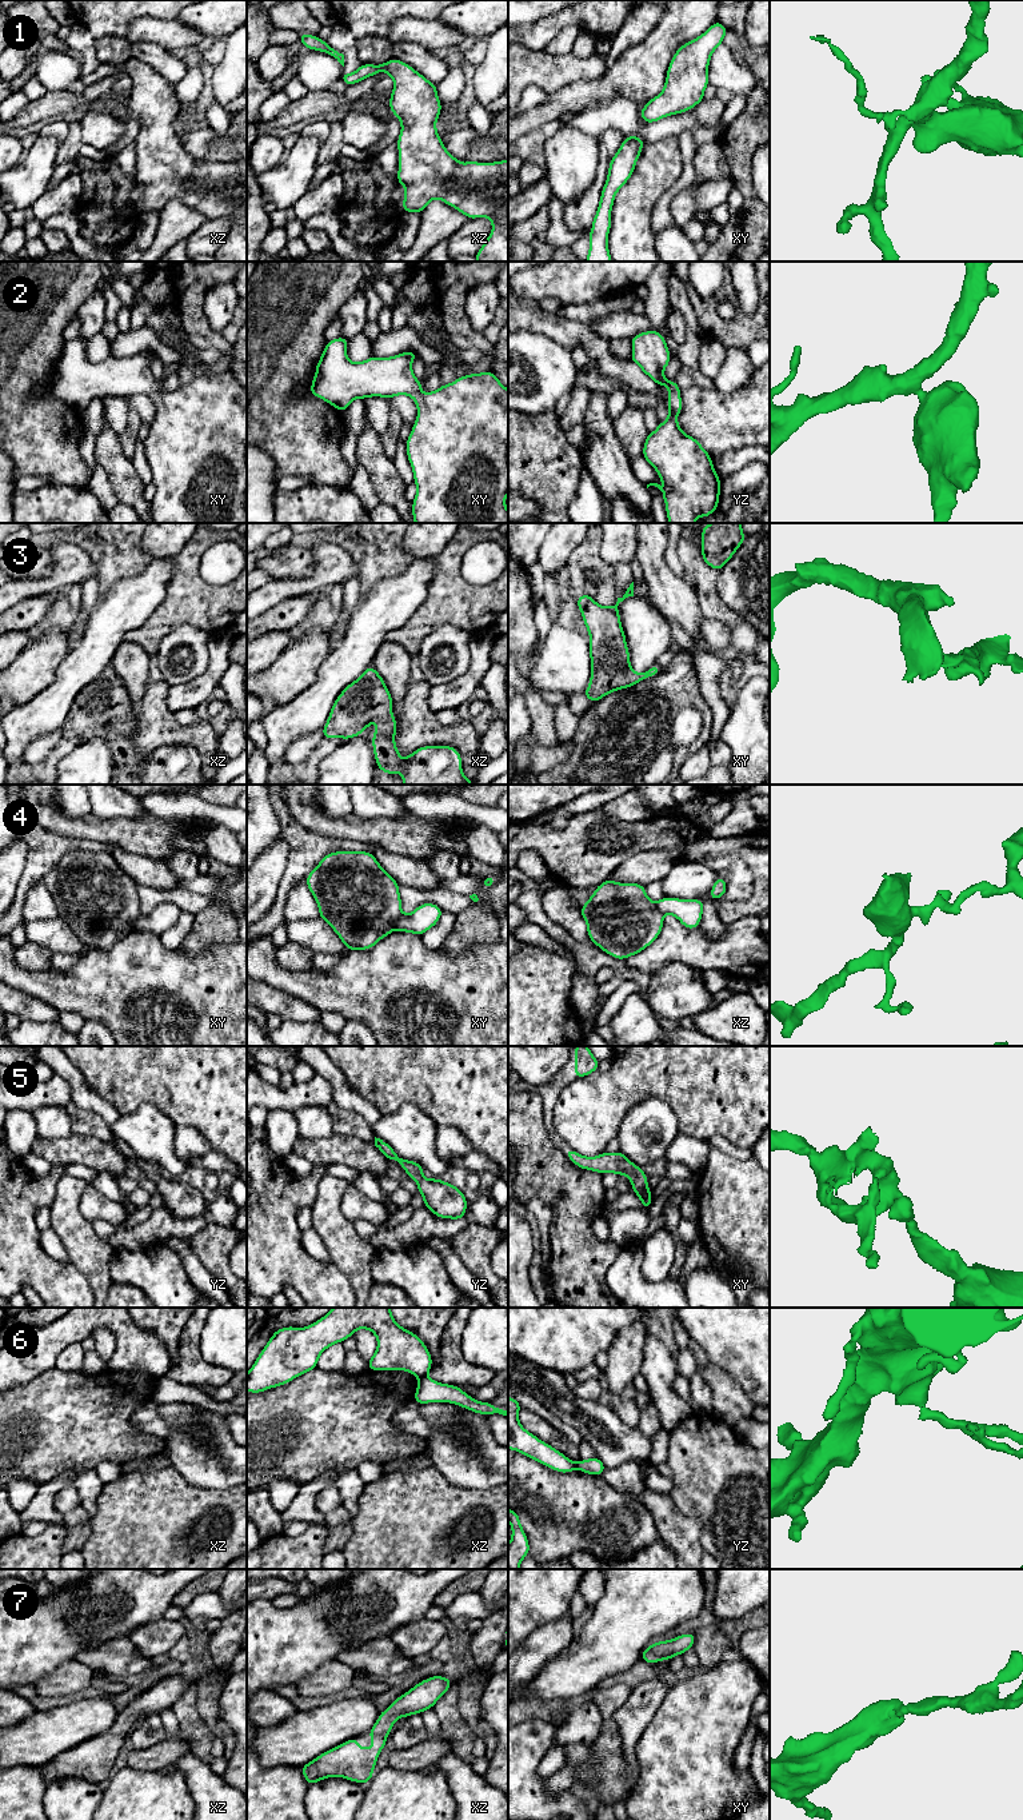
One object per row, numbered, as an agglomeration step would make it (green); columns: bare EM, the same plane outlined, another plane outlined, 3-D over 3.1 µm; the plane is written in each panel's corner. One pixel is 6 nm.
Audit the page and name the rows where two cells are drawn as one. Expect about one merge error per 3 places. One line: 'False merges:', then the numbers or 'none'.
False merges: 4, 6

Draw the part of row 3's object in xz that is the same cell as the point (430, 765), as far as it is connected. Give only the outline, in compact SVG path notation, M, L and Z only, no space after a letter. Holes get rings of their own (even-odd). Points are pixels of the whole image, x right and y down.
M372 667L336 698L323 738L359 737L379 719L372 737L376 766L385 774L401 773L404 785L473 785L461 771L461 755L452 746L423 746L401 761L395 745L393 701L380 674Z

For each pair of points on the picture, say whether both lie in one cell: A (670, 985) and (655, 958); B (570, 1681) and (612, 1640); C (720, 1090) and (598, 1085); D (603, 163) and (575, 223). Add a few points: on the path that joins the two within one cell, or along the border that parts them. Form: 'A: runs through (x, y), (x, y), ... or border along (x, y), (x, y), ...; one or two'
A: border along (670, 964), (686, 964), (700, 972); two
B: runs through (578, 1669), (591, 1656), (600, 1652); one
C: runs through (690, 1085), (628, 1085); one
D: runs through (600, 178), (584, 208); one

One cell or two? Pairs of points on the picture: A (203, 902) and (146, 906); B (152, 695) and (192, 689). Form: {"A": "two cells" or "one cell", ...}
{"A": "one cell", "B": "two cells"}

